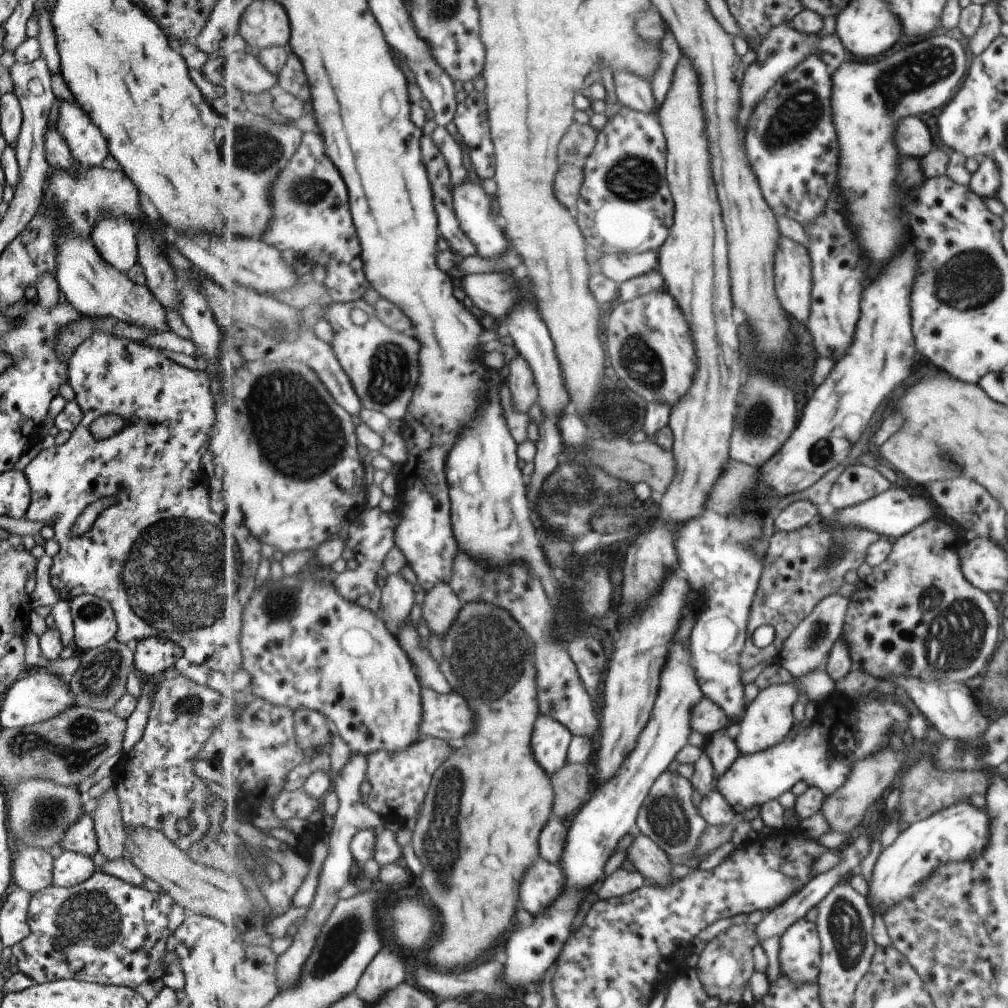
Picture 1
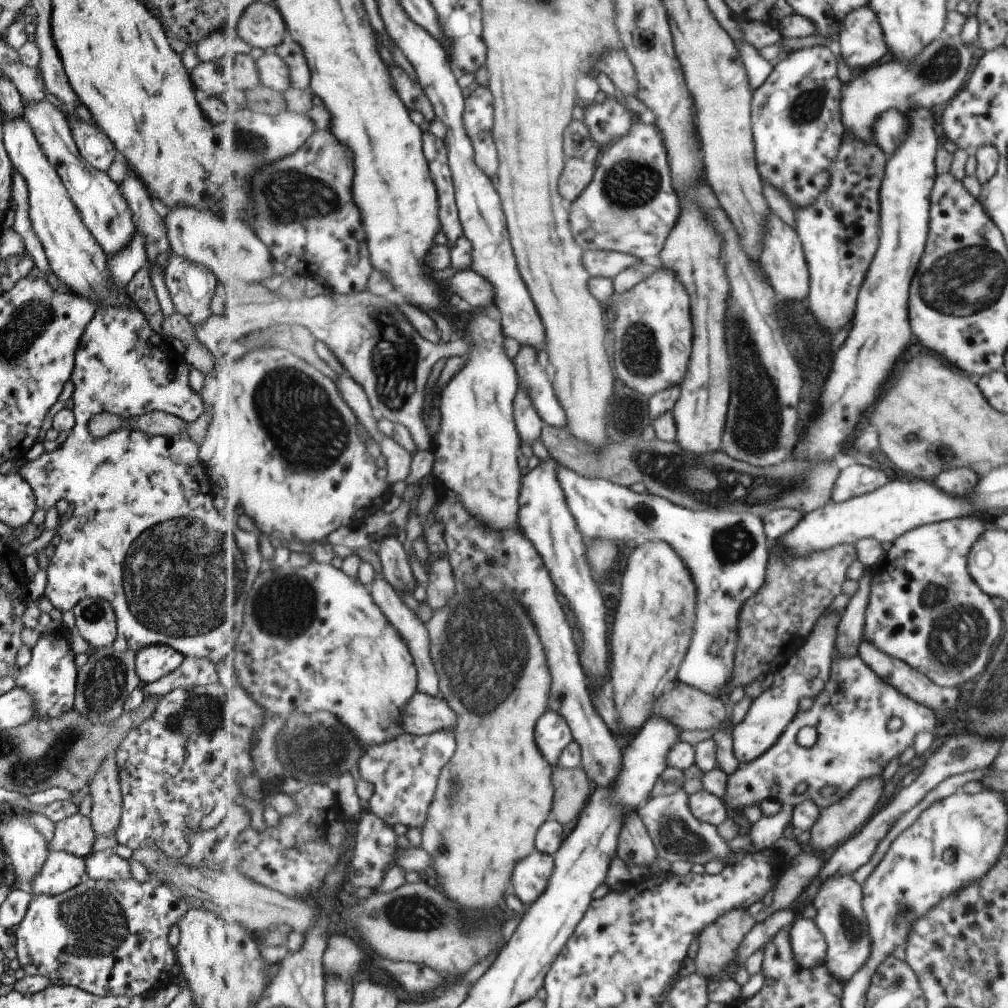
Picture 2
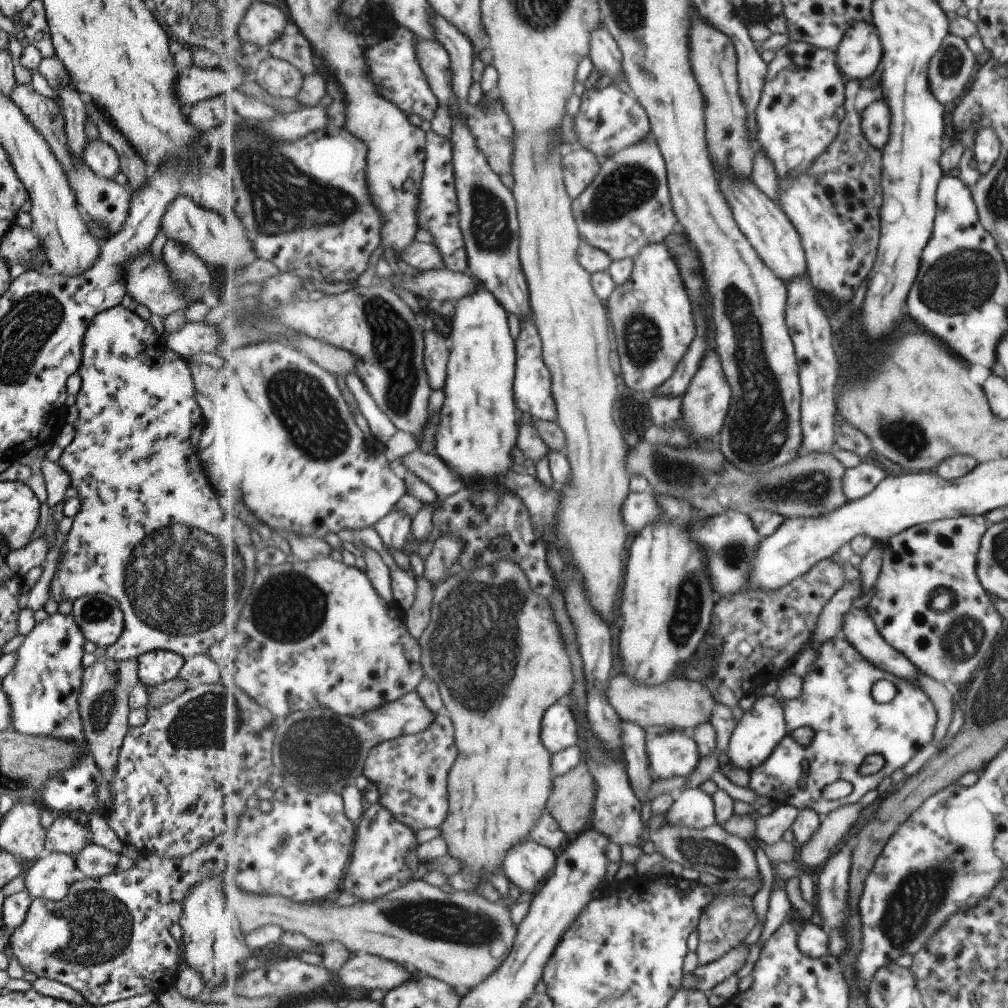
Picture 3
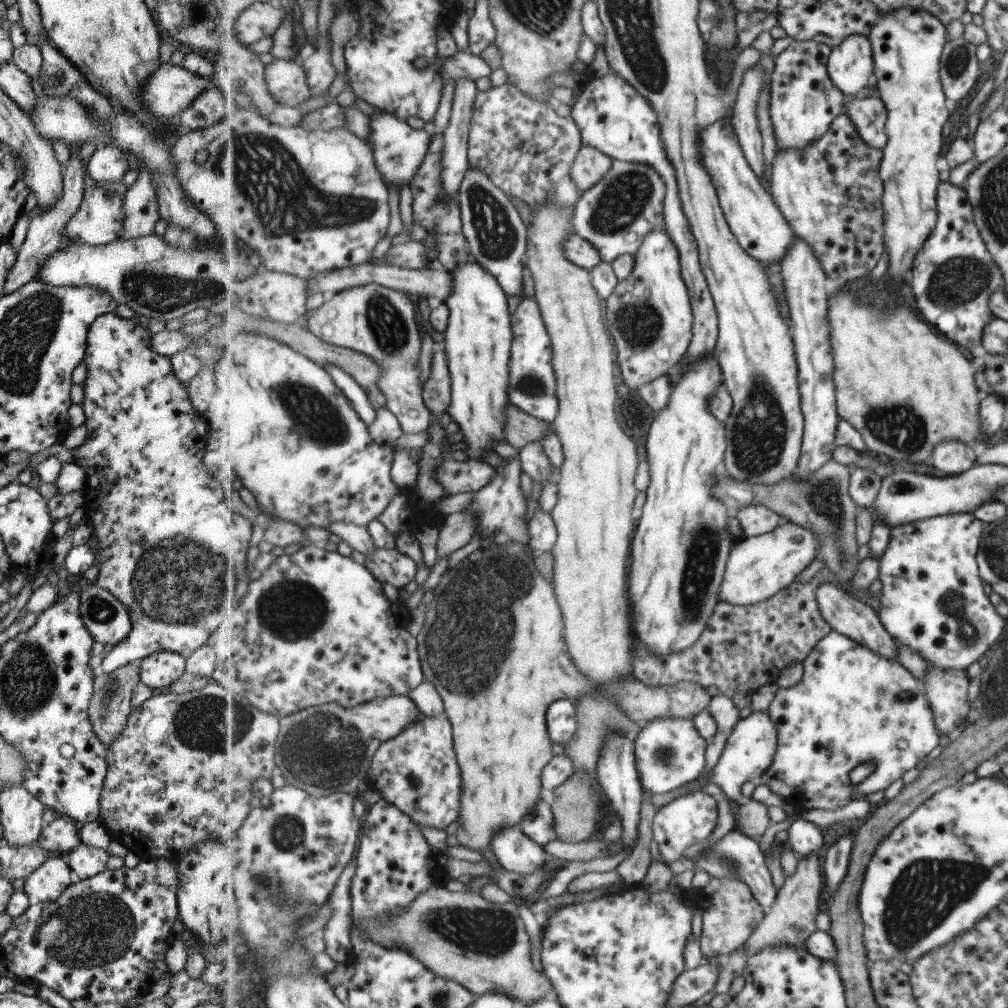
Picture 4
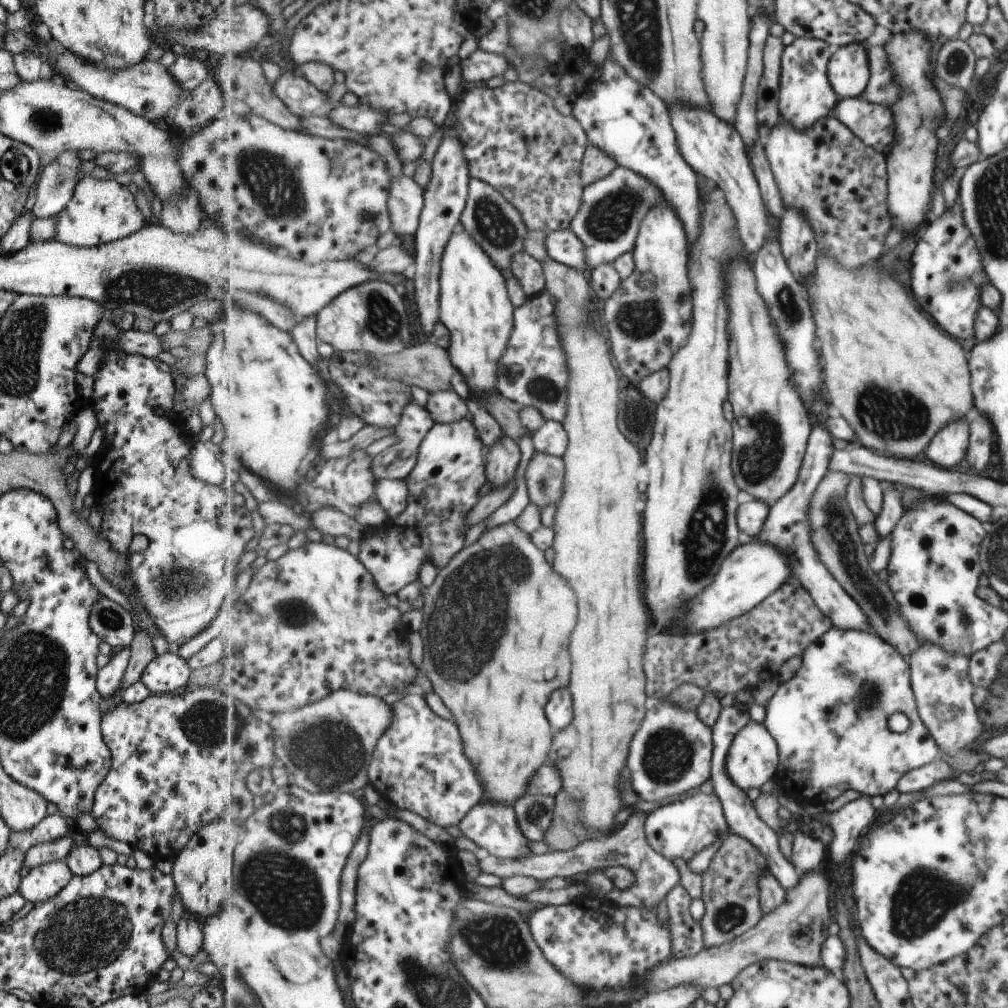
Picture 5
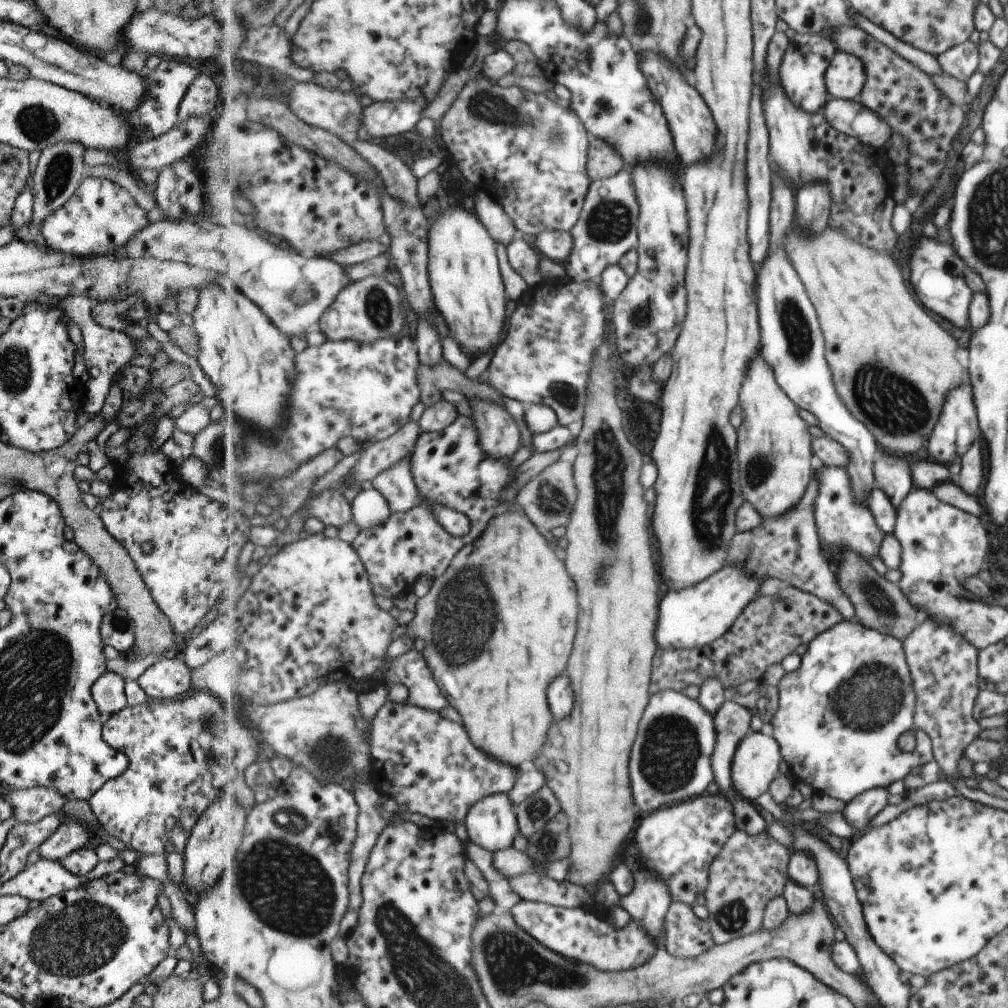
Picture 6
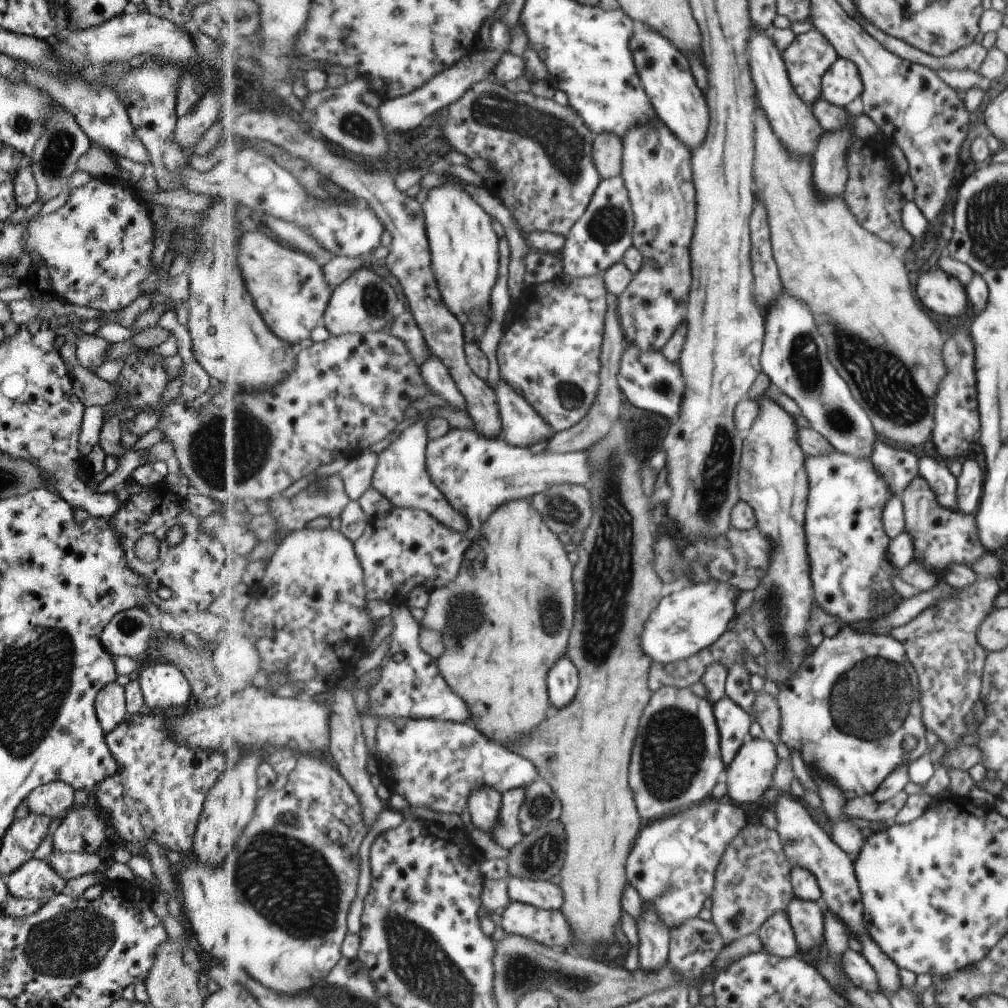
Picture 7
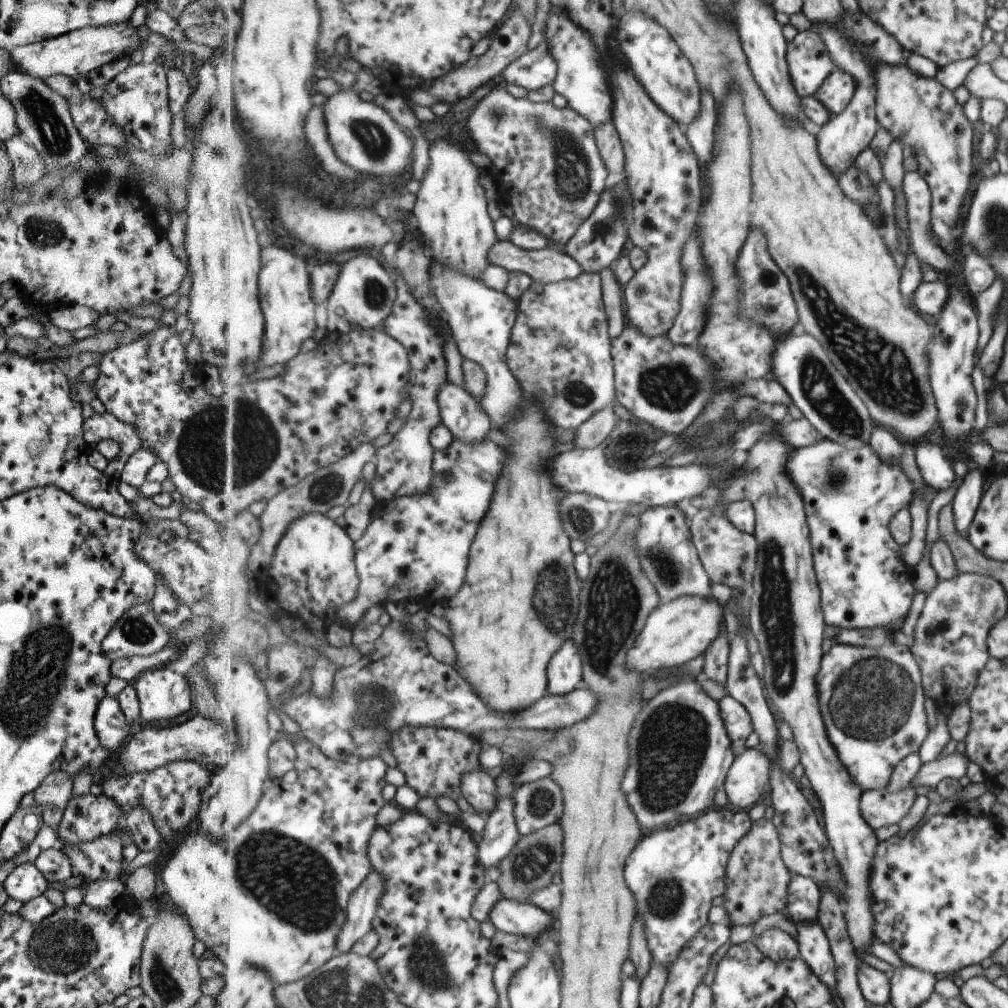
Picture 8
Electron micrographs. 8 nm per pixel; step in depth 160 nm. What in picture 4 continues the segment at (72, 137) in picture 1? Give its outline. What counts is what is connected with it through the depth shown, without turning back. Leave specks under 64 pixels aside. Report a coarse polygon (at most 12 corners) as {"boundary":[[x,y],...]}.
{"boundary":[[101,144],[85,166],[94,181],[119,181],[128,170],[123,152]]}

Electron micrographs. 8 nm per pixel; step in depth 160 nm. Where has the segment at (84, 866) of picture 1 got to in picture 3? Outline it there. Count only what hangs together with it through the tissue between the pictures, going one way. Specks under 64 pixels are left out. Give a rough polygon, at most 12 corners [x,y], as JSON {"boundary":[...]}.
{"boundary":[[44,853],[27,865],[24,888],[61,900],[76,866],[69,855]]}

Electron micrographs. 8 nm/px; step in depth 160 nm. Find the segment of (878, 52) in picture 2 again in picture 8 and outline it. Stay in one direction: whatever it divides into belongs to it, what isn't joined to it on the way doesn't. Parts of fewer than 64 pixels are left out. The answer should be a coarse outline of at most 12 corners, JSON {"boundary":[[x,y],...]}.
{"boundary":[[836,68],[816,97],[840,115],[852,103],[853,76]]}

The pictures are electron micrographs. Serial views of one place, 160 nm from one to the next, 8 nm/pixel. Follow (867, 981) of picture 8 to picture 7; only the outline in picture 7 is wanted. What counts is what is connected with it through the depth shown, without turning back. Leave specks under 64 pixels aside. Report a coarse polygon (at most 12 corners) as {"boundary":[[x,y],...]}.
{"boundary":[[861,952],[843,954],[843,971],[857,988],[882,992],[880,977]]}

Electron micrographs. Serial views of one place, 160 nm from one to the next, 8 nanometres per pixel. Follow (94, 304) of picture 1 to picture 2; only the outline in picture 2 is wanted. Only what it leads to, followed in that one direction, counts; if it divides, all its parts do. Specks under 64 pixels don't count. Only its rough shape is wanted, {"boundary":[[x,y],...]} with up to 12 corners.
{"boundary":[[1,114],[29,222],[57,283],[99,307],[109,288],[106,255],[82,224],[22,116]]}

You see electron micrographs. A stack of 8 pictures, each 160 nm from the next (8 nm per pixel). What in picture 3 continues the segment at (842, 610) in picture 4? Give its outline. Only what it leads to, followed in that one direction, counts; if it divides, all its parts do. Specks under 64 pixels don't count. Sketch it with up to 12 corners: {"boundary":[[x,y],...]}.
{"boundary":[[867,607],[842,635],[874,665],[918,686],[916,665],[885,640]]}

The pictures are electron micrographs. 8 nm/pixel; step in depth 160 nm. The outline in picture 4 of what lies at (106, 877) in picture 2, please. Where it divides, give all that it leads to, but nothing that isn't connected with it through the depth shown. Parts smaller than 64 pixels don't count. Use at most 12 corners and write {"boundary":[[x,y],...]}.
{"boundary":[[79,844],[67,864],[80,879],[105,869],[102,848]]}

